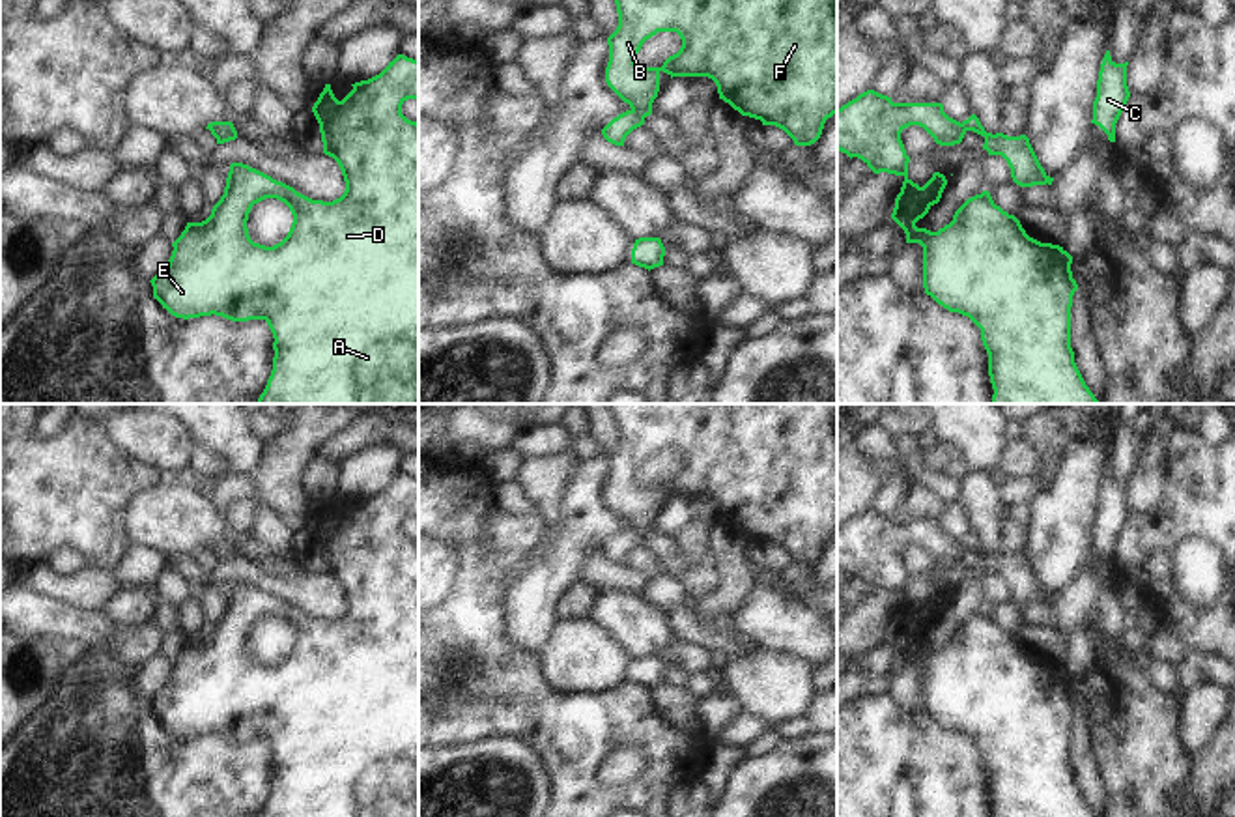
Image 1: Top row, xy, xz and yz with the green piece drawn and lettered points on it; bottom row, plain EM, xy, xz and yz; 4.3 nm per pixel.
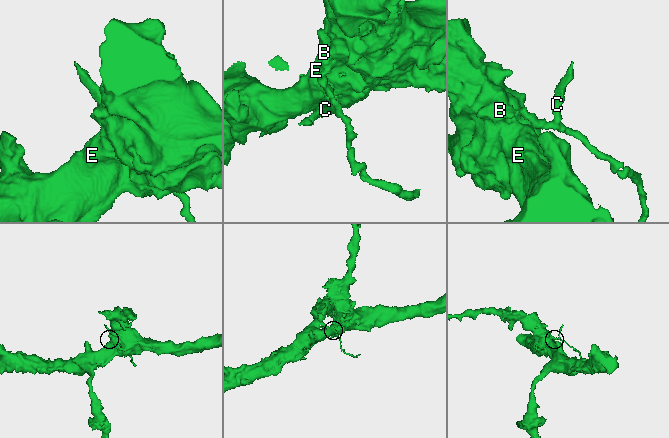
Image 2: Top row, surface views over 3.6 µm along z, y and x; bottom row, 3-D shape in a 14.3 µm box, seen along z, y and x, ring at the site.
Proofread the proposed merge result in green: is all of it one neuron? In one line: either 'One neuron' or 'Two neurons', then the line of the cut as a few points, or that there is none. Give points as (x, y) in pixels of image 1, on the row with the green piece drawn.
Two neurons. Split along xz (632, 109), (643, 118).

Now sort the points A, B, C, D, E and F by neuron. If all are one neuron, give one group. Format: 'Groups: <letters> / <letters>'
Groups: A B D E F / C.

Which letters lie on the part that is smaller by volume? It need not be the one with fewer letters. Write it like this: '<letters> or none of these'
C.

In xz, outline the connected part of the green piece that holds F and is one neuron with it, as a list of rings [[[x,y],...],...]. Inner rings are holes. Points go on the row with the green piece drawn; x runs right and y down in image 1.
[[[615,0],[618,26],[607,37],[607,86],[643,118],[652,114],[660,92],[660,73],[673,77],[708,77],[719,99],[742,116],[783,129],[796,146],[815,144],[828,118],[837,114],[837,0]],[[658,32],[676,32],[682,47],[661,67],[639,67],[635,56]]]

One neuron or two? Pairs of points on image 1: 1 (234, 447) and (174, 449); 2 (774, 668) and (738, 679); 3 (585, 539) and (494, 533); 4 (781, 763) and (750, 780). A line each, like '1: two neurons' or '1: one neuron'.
1: two neurons
2: one neuron
3: two neurons
4: one neuron

